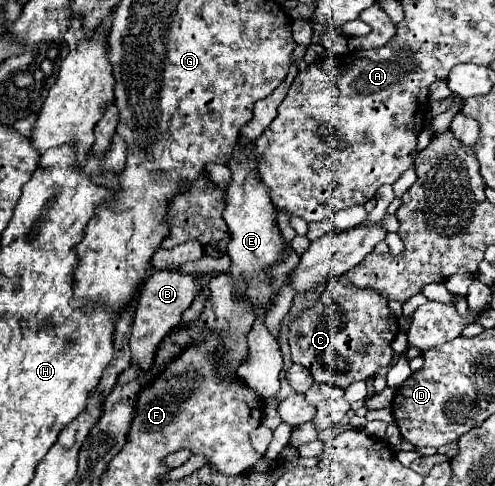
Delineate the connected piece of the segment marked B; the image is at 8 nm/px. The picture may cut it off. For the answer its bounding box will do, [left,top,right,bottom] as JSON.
[130,271,200,371]

